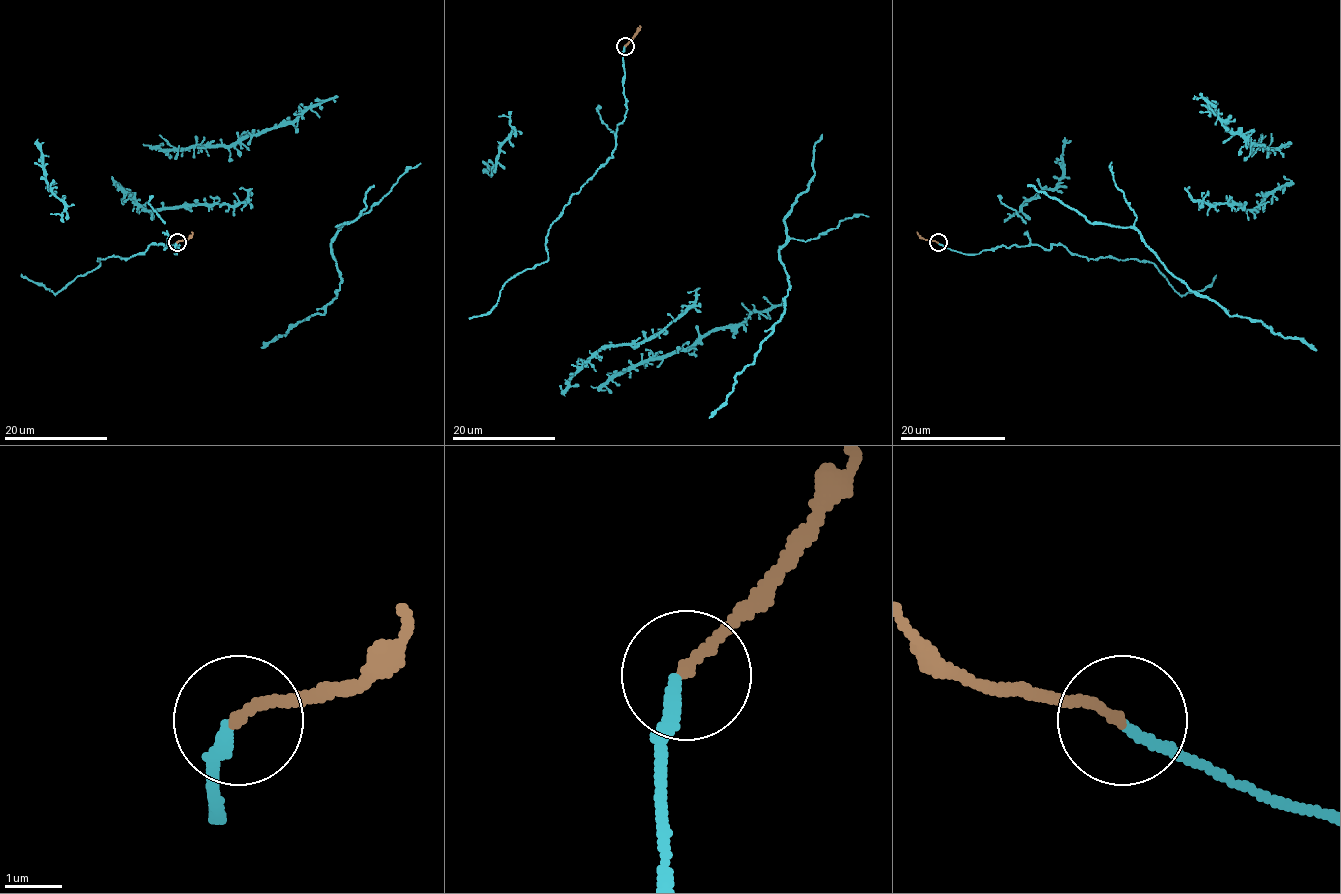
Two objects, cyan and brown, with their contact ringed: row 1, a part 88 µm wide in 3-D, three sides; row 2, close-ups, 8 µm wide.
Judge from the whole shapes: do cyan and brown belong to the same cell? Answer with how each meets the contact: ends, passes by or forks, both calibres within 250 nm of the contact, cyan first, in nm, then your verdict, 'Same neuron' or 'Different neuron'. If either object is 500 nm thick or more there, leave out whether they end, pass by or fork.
At the ring cyan ends. At the ring brown ends. Thickness 180 nm (cyan) against 190 nm. Same neuron

